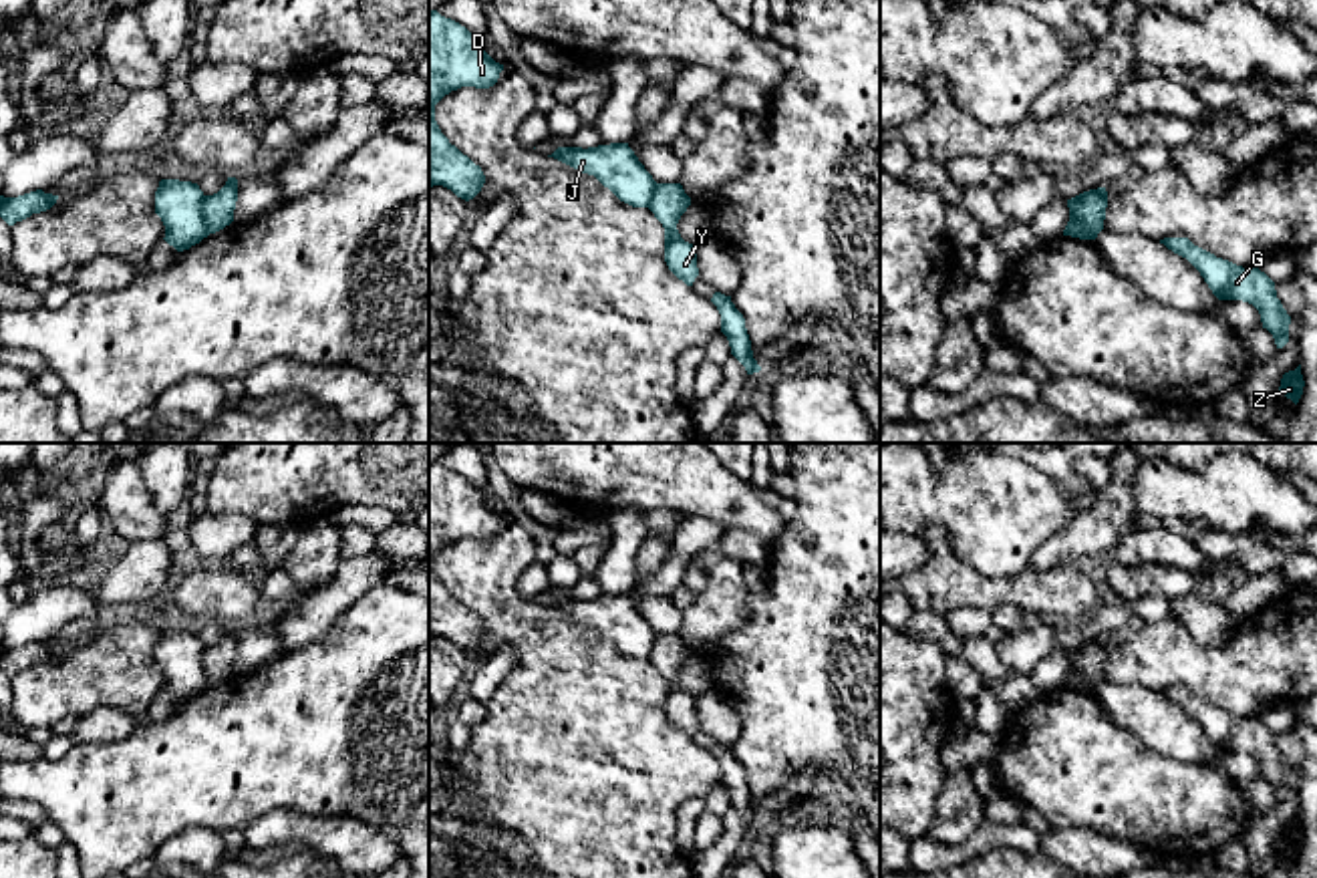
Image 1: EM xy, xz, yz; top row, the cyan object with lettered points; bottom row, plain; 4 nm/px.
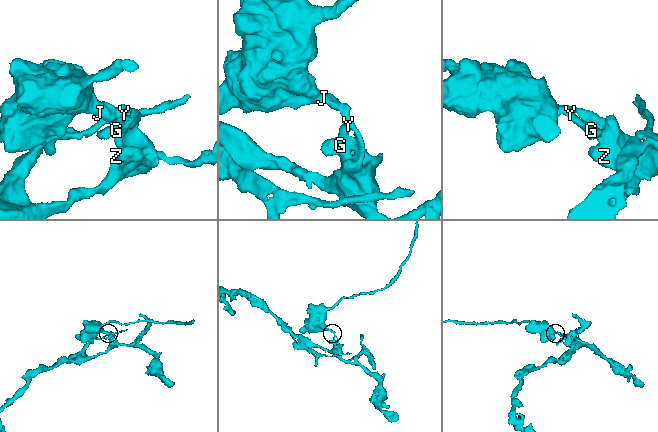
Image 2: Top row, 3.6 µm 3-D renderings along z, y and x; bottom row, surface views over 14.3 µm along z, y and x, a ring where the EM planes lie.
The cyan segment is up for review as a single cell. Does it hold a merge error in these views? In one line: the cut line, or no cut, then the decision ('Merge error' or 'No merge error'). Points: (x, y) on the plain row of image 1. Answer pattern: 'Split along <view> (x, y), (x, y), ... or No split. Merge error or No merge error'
Split along yz (1084, 643), (1072, 657), (1072, 663), (1098, 683). Merge error

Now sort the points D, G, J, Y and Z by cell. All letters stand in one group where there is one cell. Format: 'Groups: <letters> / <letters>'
Groups: D J / G Y Z

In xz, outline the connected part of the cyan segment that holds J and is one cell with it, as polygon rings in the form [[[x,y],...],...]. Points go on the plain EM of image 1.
[[[628,594],[598,598],[558,598],[552,606],[582,624],[594,626],[620,652],[632,658],[650,658],[656,632],[638,612]]]

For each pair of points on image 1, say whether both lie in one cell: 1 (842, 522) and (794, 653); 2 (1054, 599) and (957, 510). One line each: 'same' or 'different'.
1: same
2: different

